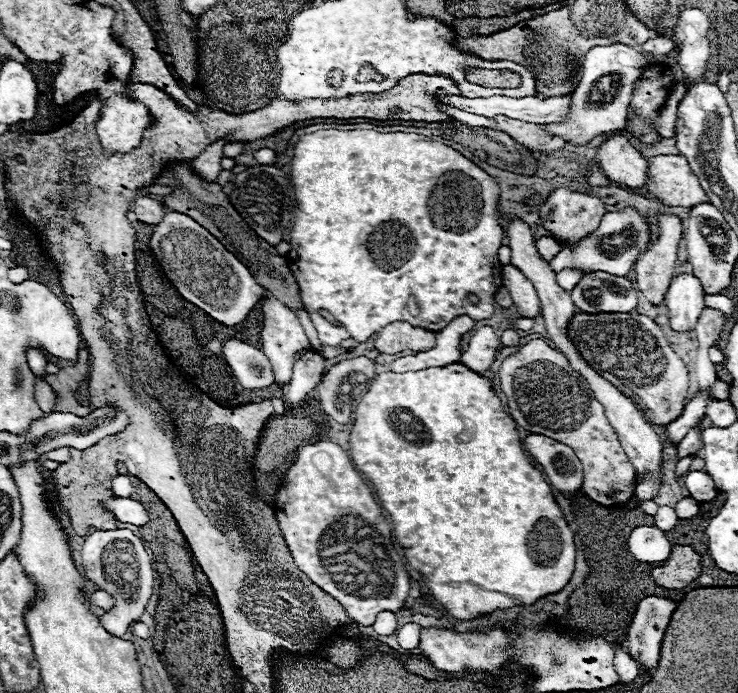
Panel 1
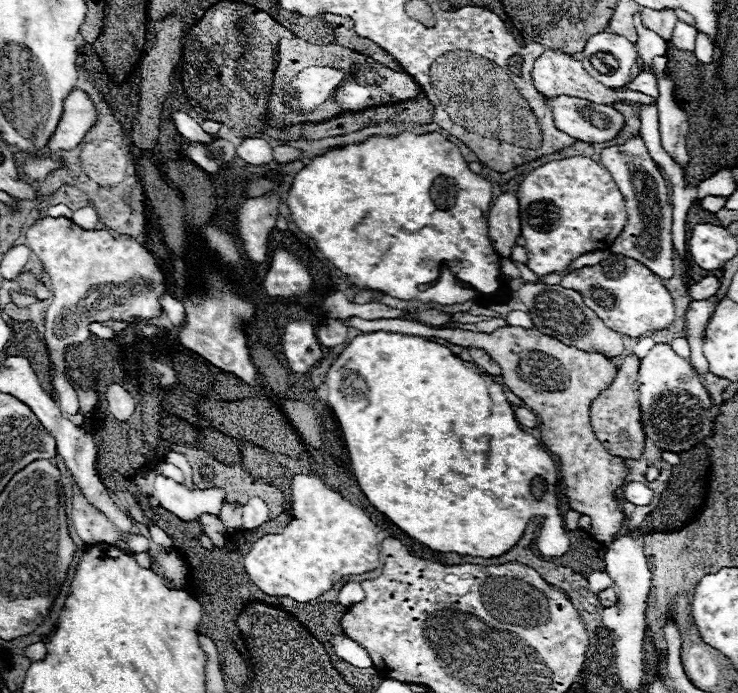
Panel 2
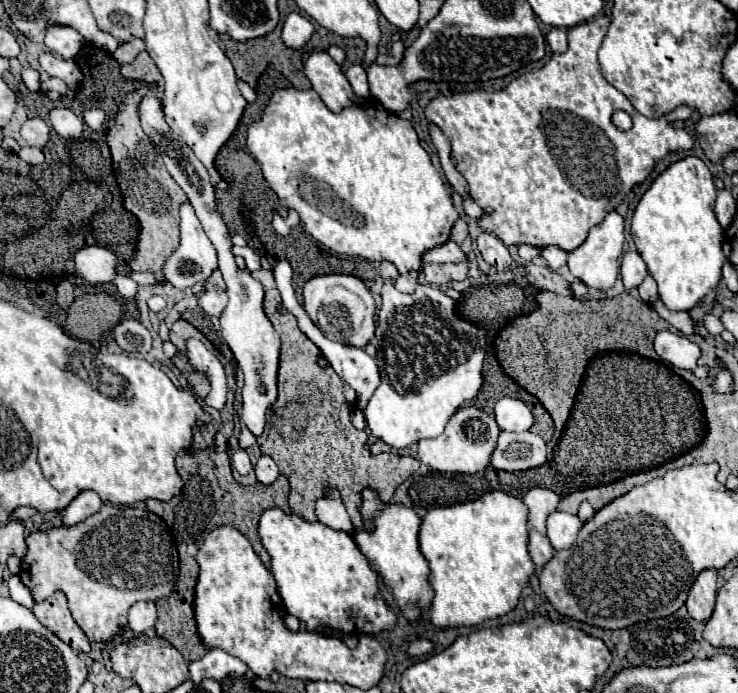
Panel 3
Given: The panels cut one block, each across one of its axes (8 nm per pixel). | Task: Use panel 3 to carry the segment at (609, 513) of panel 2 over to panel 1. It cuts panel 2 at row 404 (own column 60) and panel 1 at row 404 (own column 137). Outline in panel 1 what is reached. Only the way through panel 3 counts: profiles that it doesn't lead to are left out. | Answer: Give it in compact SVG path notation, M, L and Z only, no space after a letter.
M540 338L530 340L516 354L510 354L502 362L502 366L498 370L498 380L500 380L502 392L504 392L504 396L508 400L510 416L514 418L514 422L518 426L522 426L524 430L528 430L532 434L544 434L548 438L560 440L562 444L566 444L566 446L570 446L574 450L574 454L582 462L582 480L584 480L582 482L582 492L590 500L594 500L594 502L598 502L602 506L608 506L608 508L616 508L616 506L626 504L632 498L634 488L636 488L636 474L634 474L634 468L632 468L626 452L620 446L618 434L610 426L610 422L608 422L608 418L604 414L604 408L594 398L594 392L590 390L586 378L572 368L568 358L560 350L550 348Z

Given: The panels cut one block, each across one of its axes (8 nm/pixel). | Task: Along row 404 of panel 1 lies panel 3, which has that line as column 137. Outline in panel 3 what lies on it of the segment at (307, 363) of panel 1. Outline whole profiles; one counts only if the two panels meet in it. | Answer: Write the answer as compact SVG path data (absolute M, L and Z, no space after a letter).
M116 274L112 282L116 284L116 288L118 288L120 296L124 296L124 298L130 298L130 300L132 300L132 298L136 298L136 294L138 294L138 284L136 284L132 278L128 278L128 276L122 276L122 274Z

